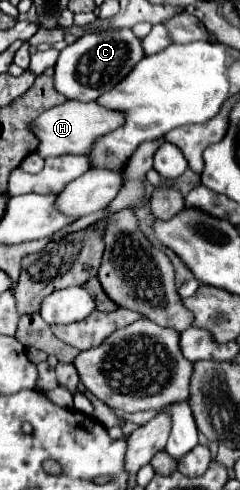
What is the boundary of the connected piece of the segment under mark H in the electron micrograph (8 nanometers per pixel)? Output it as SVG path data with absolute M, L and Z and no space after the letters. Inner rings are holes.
M66 101L58 107L44 111L38 117L38 121L32 123L32 131L40 139L36 153L44 159L46 157L58 157L58 155L84 155L86 151L90 151L94 147L94 141L98 141L98 137L102 137L102 135L106 135L106 133L110 133L122 125L124 125L124 113L122 111L106 109L106 107L98 105L96 101L92 101L92 103Z

